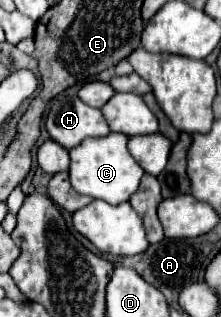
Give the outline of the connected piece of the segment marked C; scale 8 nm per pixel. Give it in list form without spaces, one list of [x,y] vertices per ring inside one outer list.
[[[108,133],[106,137],[100,139],[84,139],[80,147],[74,147],[70,151],[70,183],[74,191],[80,195],[90,195],[94,199],[108,201],[110,205],[128,201],[132,191],[138,189],[144,169],[128,153],[126,143],[128,143],[126,135]]]

